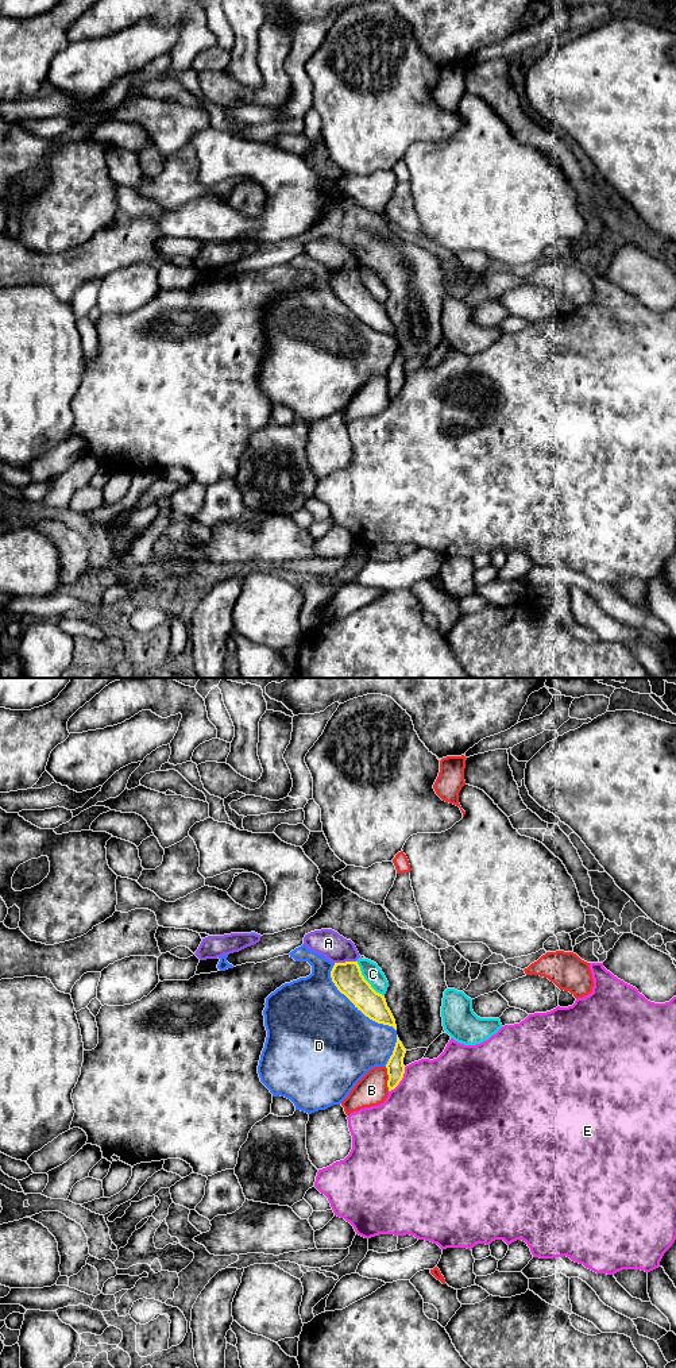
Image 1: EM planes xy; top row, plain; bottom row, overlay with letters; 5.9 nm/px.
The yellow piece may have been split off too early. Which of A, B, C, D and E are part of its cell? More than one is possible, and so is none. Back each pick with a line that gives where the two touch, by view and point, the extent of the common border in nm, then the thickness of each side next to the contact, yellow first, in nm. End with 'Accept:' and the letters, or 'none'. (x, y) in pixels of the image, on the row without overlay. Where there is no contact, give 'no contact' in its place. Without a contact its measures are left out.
Accept: none

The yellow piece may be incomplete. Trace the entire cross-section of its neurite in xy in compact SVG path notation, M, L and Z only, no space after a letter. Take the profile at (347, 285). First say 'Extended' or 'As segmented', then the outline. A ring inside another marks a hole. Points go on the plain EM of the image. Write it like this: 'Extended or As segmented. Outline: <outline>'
As segmented. Outline: M358 270L335 271L331 286L337 298L366 325L397 339L395 328L385 305L364 288Z

